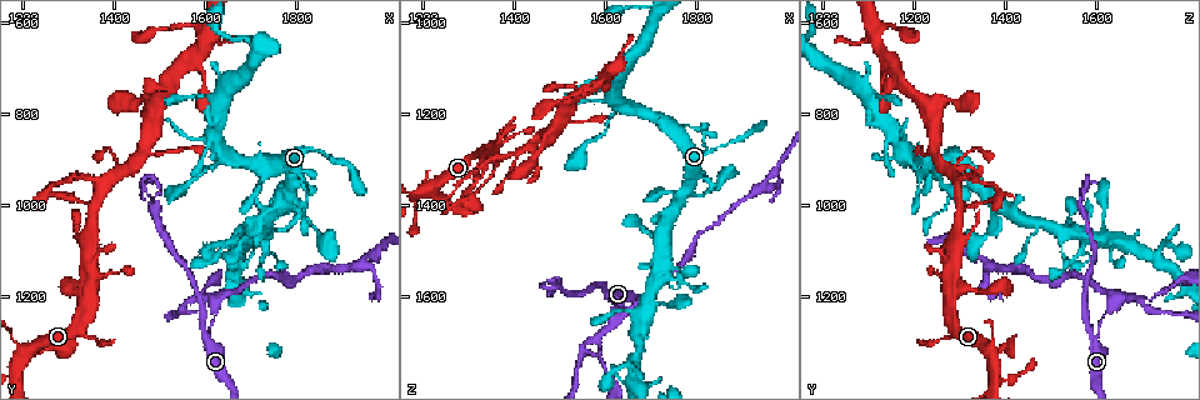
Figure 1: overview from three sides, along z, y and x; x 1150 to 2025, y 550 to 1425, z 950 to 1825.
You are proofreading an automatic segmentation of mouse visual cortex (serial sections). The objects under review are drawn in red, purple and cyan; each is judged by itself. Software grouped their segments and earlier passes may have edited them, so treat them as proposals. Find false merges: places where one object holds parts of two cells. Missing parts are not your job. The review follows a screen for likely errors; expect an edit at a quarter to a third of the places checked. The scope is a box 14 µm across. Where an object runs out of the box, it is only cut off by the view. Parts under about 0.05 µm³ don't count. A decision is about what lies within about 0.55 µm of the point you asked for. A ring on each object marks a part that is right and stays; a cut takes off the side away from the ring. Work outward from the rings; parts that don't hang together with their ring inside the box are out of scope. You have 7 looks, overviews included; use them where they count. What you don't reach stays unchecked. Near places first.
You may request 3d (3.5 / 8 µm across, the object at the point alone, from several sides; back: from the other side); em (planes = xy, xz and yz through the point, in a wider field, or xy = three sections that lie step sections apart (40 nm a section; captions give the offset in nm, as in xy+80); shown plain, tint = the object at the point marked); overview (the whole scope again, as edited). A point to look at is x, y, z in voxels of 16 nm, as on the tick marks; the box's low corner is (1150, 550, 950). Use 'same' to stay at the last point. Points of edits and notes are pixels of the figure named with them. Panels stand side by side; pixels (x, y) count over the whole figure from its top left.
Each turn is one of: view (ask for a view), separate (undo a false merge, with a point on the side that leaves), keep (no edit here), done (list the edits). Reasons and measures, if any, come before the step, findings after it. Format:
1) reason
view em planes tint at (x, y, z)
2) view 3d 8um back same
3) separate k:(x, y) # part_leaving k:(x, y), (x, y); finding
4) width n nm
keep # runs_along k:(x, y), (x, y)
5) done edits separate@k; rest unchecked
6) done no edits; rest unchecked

side arm on a straight run
view 3d 3.5um at (1355, 940, 1295)

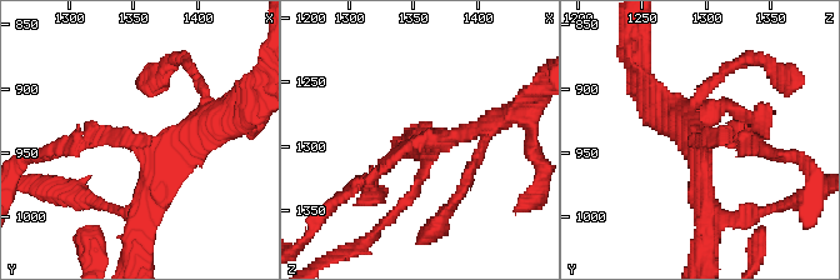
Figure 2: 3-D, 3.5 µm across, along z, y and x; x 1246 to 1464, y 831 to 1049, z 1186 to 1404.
arms 3; arm_widths 150, 250, 300 nm
view em xy step 5 tint at (1356, 940, 1296)

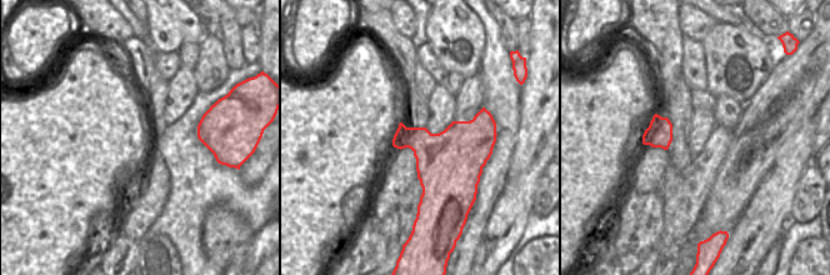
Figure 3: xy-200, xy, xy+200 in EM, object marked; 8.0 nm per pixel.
keep # runs_along 2:(144, 214), (151, 145), (75, 141); continuous, no second cell

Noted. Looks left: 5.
abrupt turn
view 3d 3.5um at (1760, 1120, 1585)

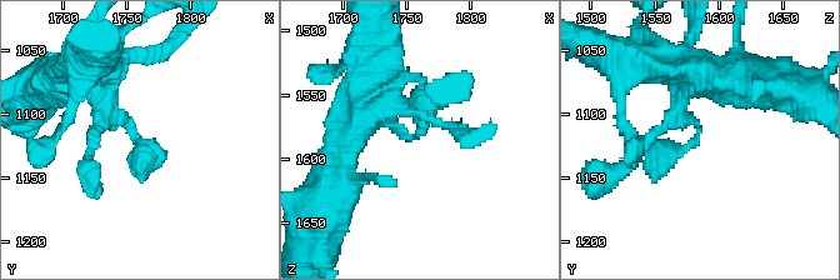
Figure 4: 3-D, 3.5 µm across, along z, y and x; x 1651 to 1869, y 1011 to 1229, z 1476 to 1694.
view em xy step 2 tint at (1760, 1118, 1582)

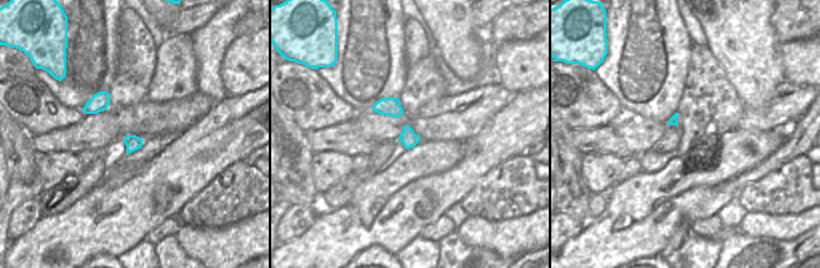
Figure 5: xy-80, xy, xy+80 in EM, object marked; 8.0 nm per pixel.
view em xy step 5 tint same

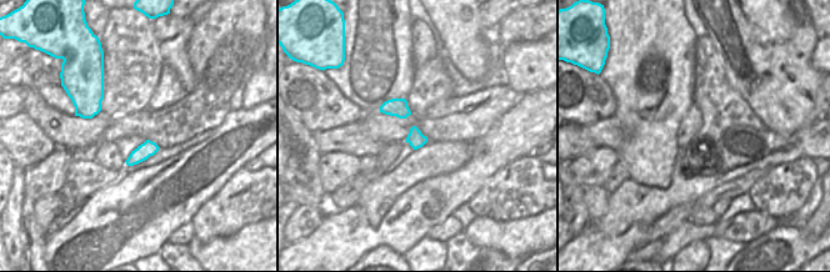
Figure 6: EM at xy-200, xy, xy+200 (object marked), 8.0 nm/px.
width 150 nm
keep # runs_along 4:(90, 84), (133, 126), (140, 180); all the same cell

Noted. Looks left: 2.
done no edits; rest unchecked

